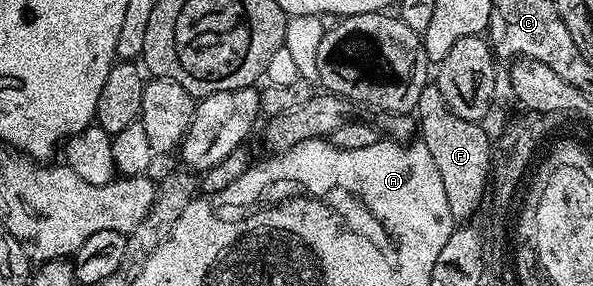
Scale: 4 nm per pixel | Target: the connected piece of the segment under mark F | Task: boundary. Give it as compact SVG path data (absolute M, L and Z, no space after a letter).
M434 82L428 84L428 88L420 90L419 101L415 104L417 132L418 135L423 135L420 136L421 142L429 150L433 166L437 166L437 174L441 174L445 198L449 198L451 217L456 222L467 222L482 204L484 207L485 197L489 192L489 181L493 176L491 140L482 128L482 123L453 114L453 110L447 107L439 85Z

